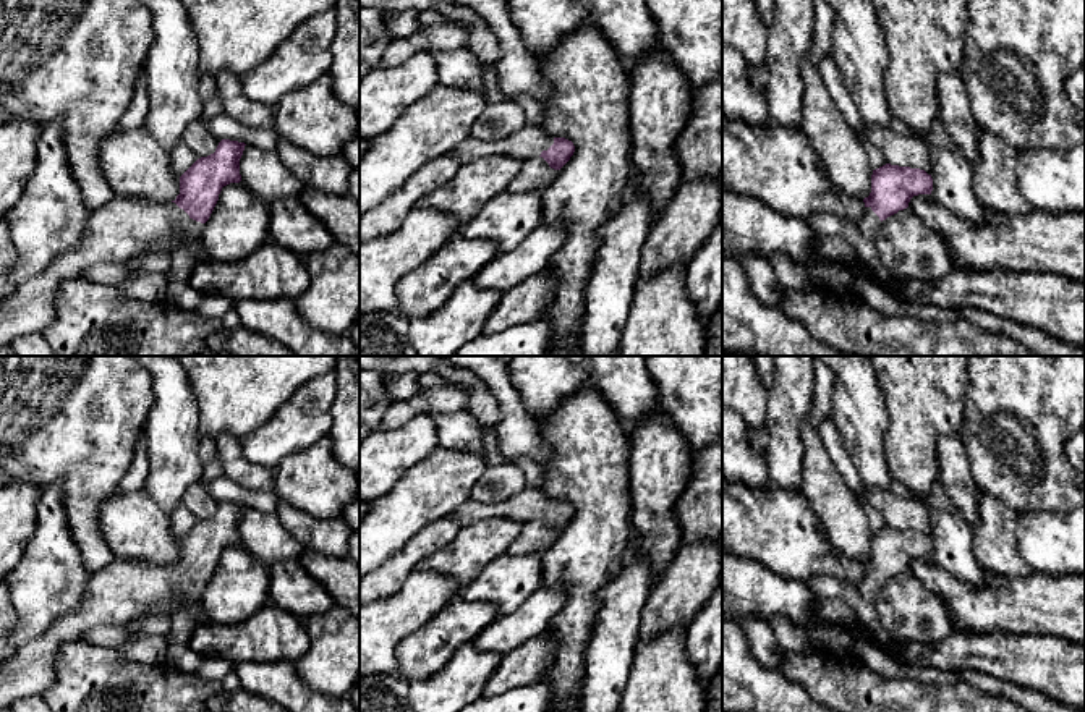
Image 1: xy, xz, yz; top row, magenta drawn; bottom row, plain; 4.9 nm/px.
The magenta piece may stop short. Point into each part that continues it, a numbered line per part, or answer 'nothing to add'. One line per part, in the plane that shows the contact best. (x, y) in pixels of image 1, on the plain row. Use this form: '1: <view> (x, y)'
1: xy (123, 591)

